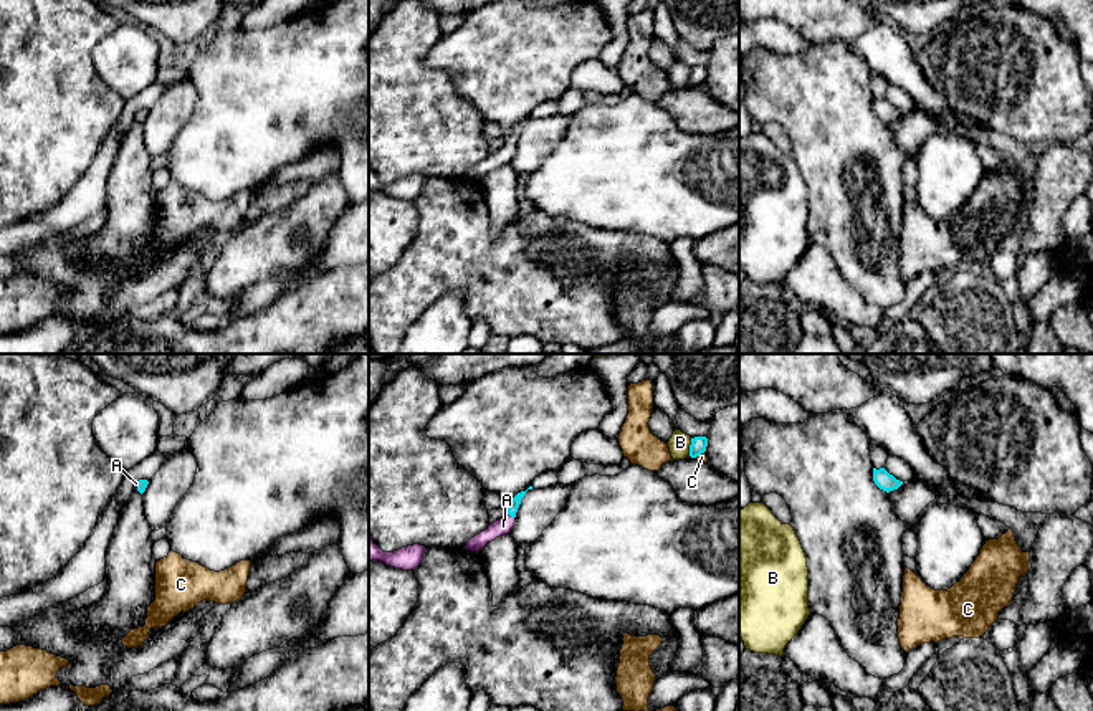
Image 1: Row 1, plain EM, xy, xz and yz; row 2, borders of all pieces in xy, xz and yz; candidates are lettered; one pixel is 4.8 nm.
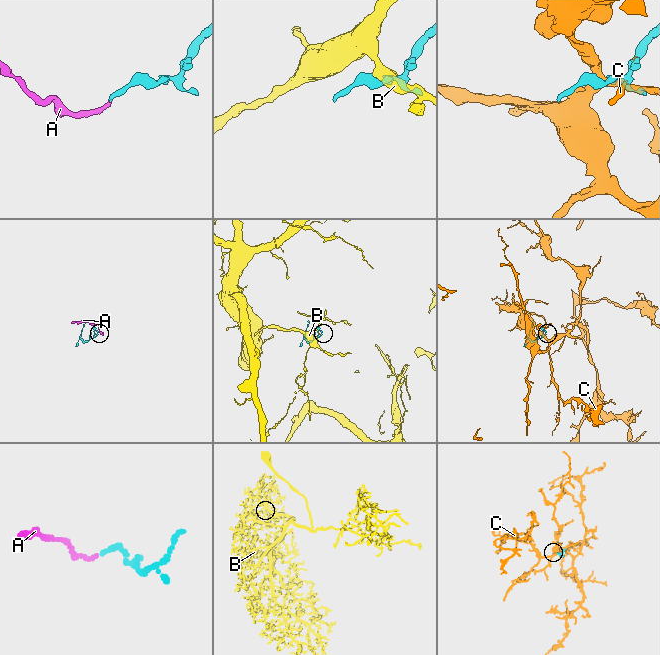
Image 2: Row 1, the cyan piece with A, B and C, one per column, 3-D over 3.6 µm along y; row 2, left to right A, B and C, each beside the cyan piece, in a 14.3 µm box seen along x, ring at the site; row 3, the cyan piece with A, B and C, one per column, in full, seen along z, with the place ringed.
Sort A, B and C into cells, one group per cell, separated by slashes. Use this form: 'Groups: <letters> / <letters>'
Groups: A / B / C

